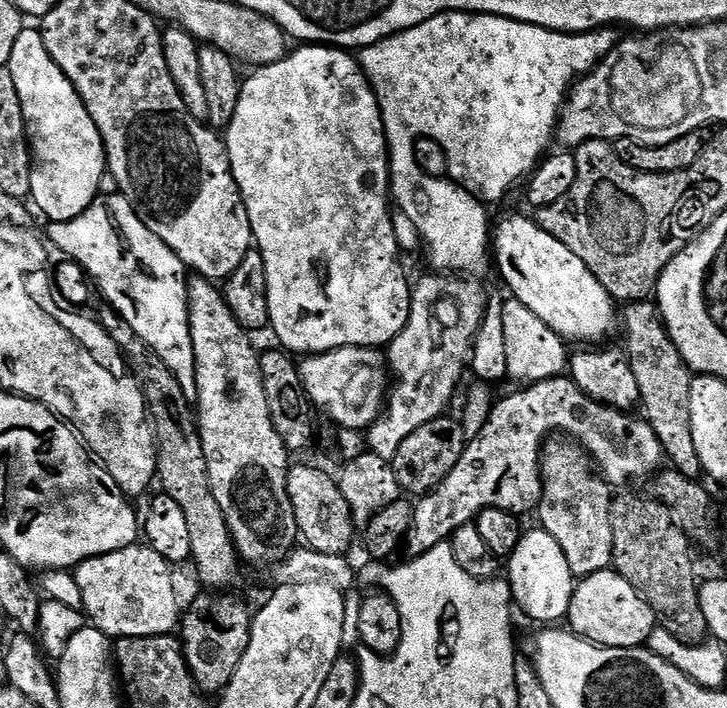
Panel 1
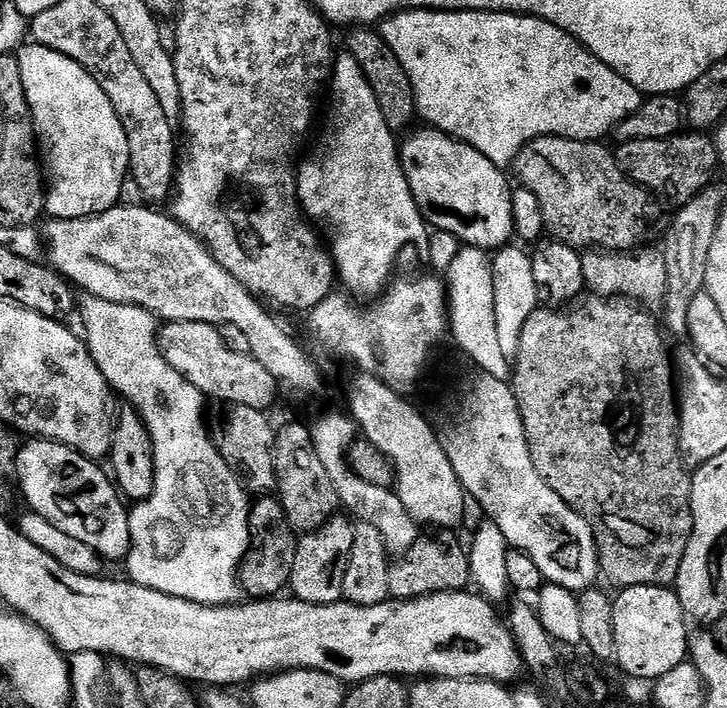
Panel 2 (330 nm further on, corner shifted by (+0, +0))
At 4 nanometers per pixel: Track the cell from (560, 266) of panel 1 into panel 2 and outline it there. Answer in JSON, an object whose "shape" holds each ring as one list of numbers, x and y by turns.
{"shape":[[424,126,421,129,421,132,413,131,405,135,399,149,400,165,404,167,408,185,414,194,414,202,420,207,420,213,424,215,425,221,435,231,454,234,454,238,458,238,461,245,469,248,499,250,505,247,511,241,508,239,513,239,514,236,512,227,513,189,508,188,505,173,497,168,494,162,490,162,490,158,486,158,468,144,452,136,446,136,431,126]]}

